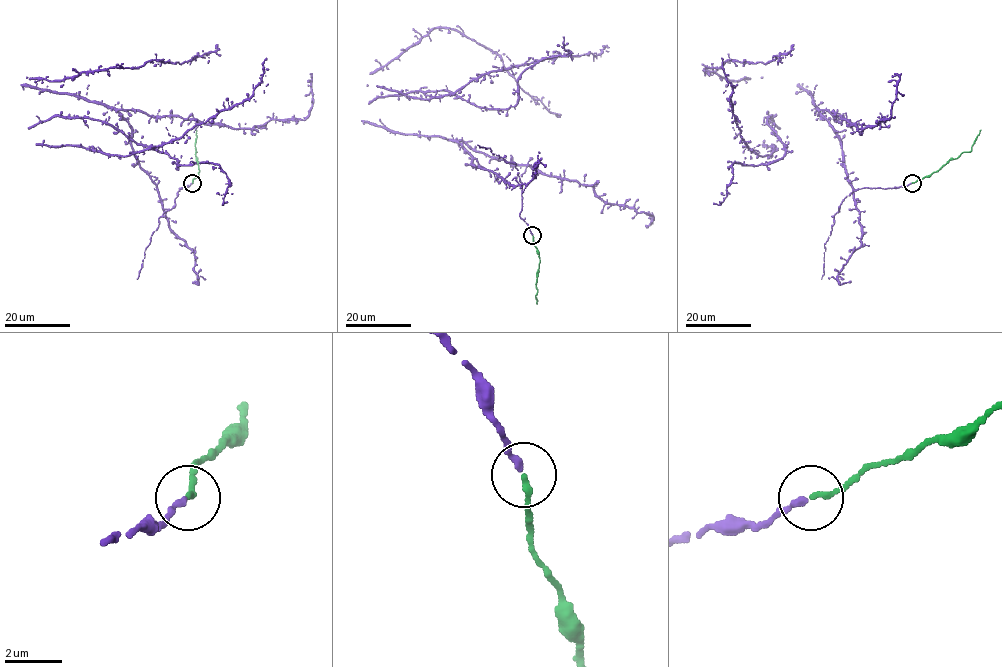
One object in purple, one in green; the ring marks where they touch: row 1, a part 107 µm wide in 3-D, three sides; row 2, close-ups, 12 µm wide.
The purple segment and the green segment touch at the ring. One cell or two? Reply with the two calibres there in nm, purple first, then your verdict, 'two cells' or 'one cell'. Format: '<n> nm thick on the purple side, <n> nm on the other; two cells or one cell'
240 nm thick on the purple side, 200 nm on the other; one cell

